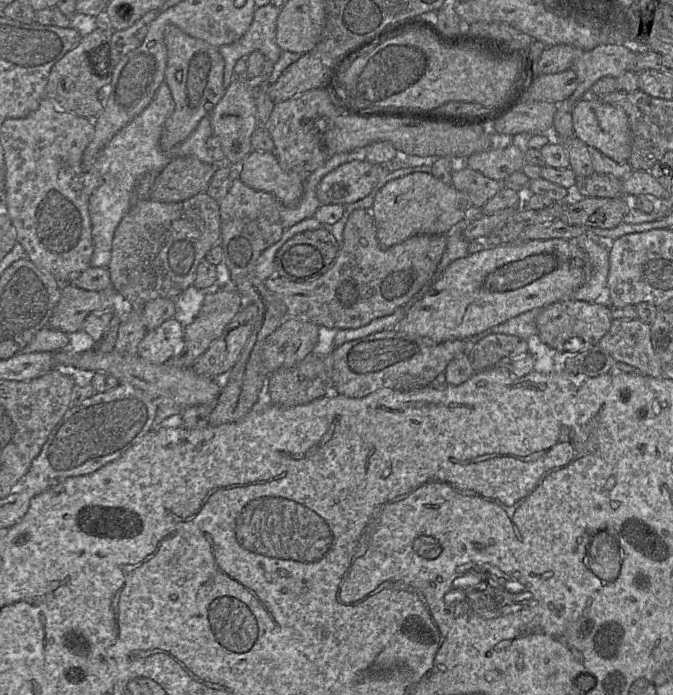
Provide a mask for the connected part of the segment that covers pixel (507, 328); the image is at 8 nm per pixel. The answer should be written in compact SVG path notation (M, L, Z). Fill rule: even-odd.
M541 307L532 309L516 317L512 317L497 326L486 329L464 341L467 341L470 346L490 334L507 334L527 339L530 336L537 334L536 318L542 310L543 308Z

